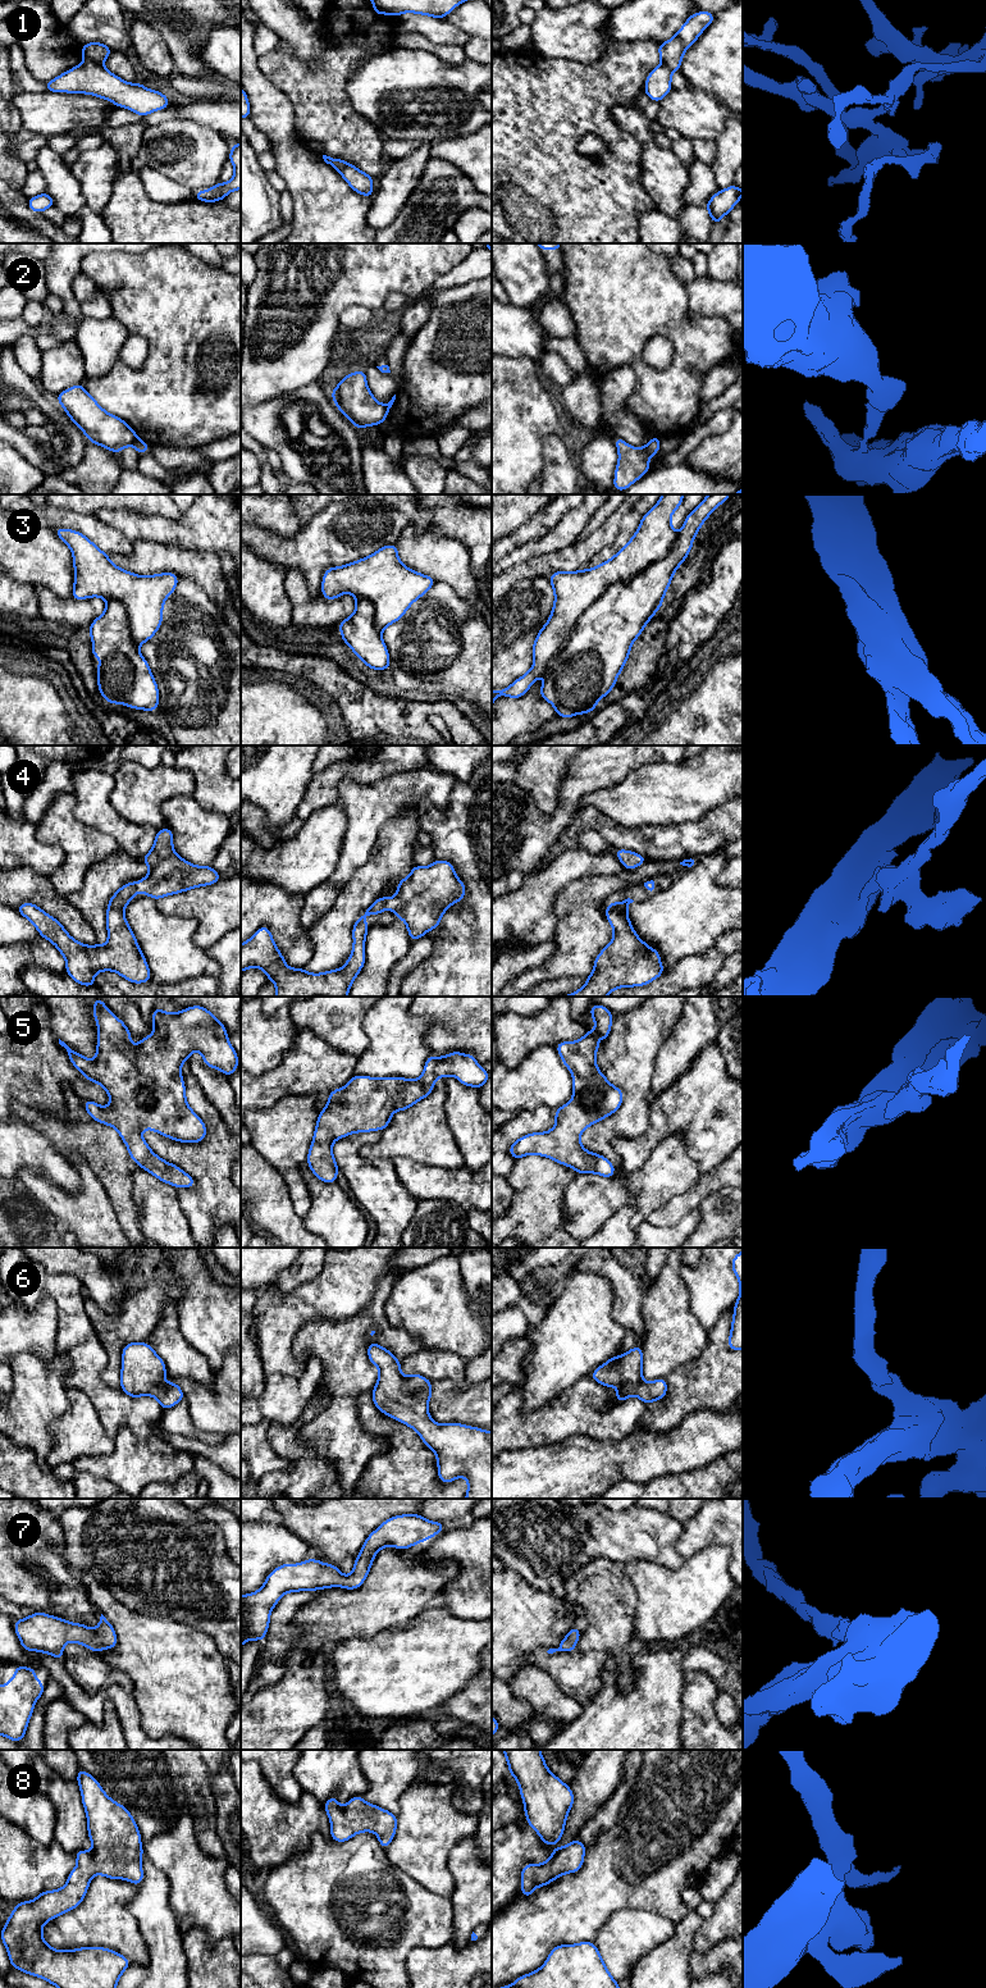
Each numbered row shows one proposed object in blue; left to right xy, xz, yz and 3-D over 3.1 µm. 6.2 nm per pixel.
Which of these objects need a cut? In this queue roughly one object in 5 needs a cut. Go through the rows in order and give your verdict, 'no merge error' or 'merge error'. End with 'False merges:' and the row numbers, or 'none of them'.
1: merge error
2: merge error
3: merge error
4: no merge error
5: no merge error
6: no merge error
7: no merge error
8: no merge error
False merges: 1, 2, 3

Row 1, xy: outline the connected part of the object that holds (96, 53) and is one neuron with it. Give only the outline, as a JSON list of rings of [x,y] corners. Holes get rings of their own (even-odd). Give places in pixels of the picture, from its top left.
[[[90,42],[82,45],[82,56],[85,60],[90,60],[97,65],[104,67],[105,59],[113,50],[101,42]]]

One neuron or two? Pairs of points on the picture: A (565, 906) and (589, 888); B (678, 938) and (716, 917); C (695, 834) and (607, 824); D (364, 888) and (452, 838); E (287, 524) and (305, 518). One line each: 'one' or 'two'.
A: one
B: one
C: one
D: two
E: two

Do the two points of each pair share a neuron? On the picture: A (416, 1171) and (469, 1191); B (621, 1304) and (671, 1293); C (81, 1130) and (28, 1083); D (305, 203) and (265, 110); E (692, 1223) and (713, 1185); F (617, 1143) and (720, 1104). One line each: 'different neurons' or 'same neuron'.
A: same neuron
B: different neurons
C: different neurons
D: same neuron
E: different neurons
F: same neuron

